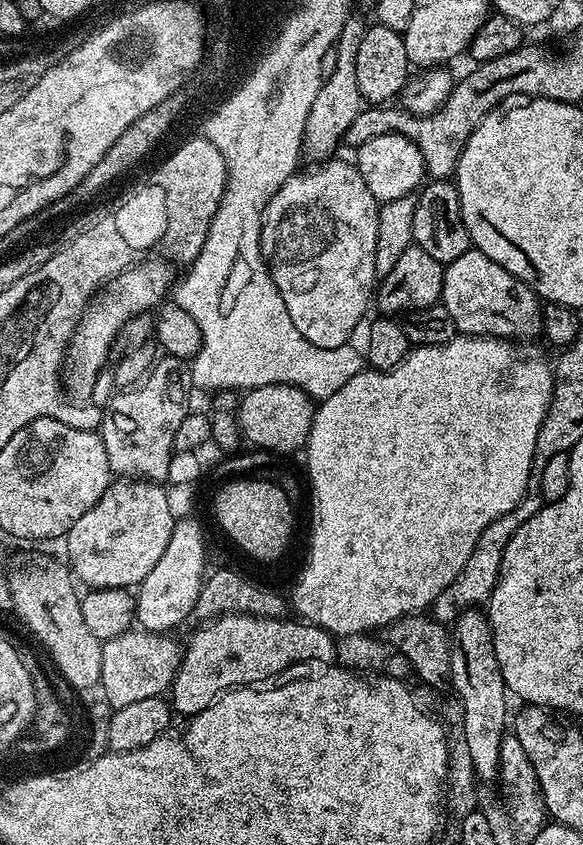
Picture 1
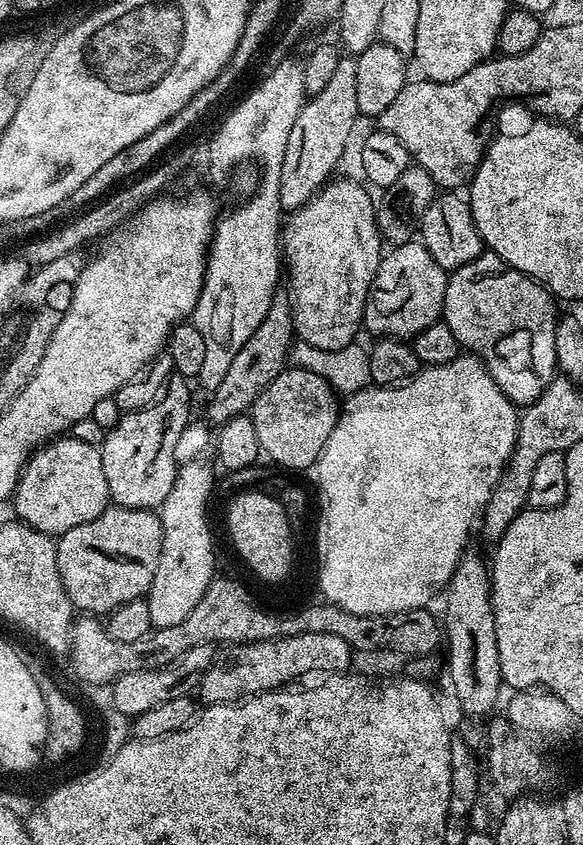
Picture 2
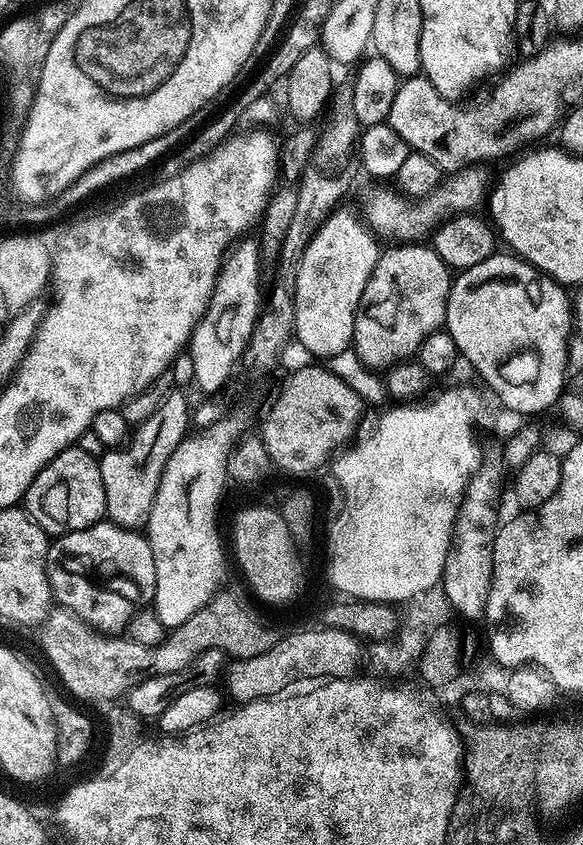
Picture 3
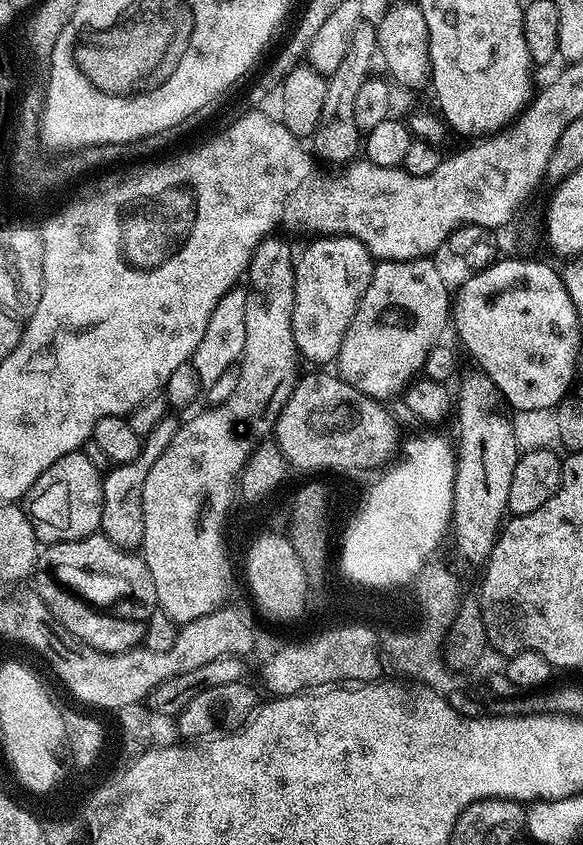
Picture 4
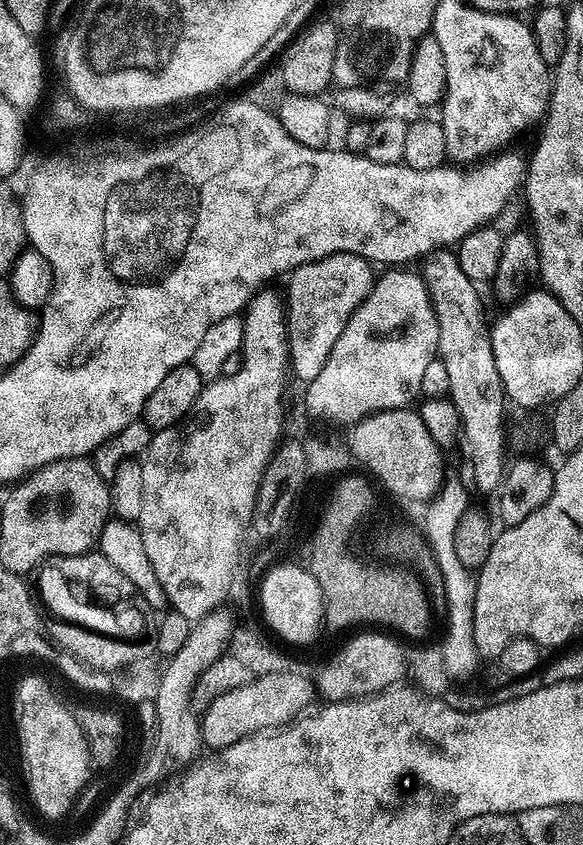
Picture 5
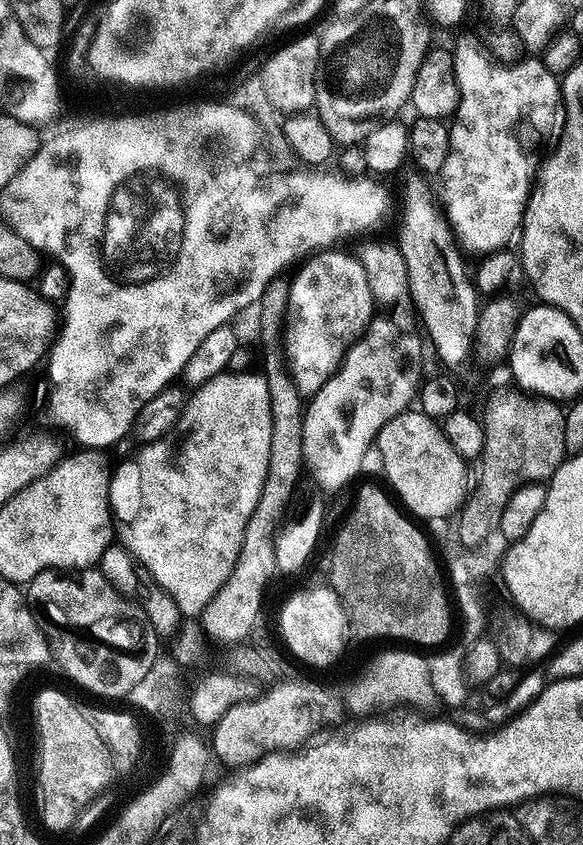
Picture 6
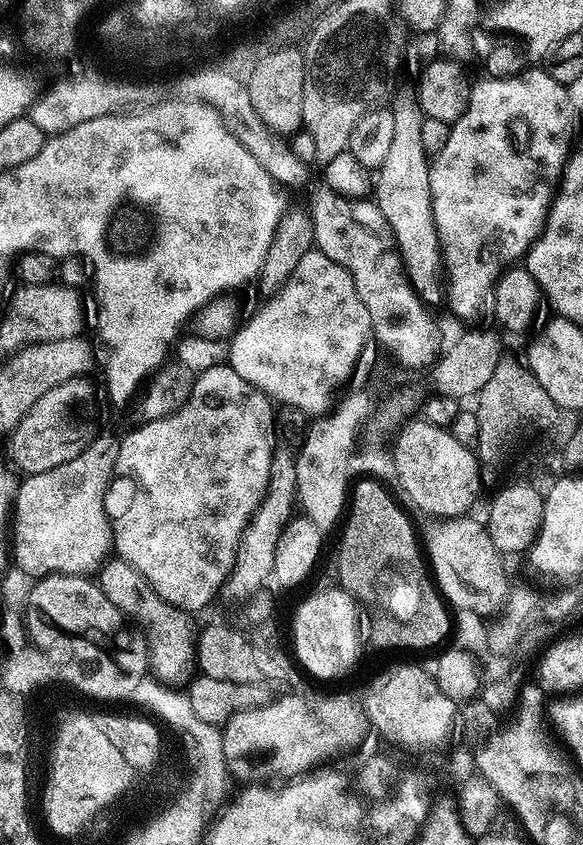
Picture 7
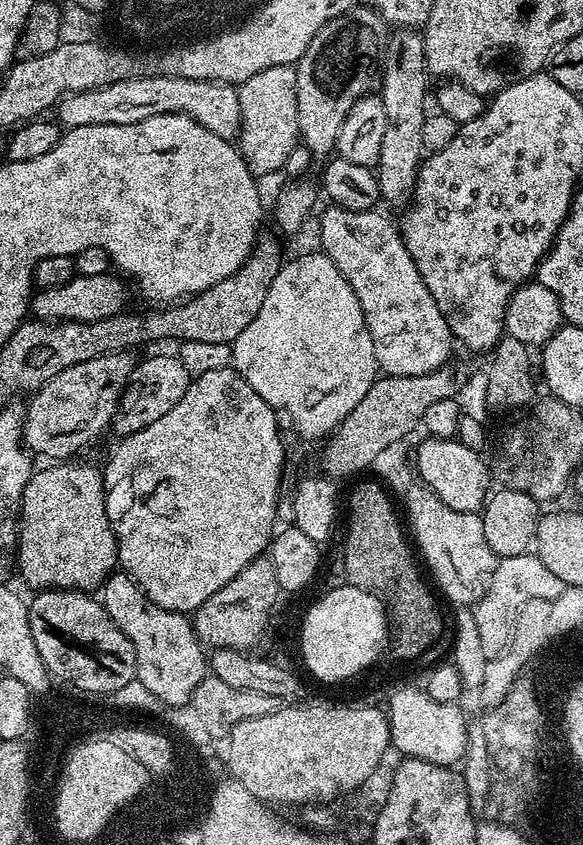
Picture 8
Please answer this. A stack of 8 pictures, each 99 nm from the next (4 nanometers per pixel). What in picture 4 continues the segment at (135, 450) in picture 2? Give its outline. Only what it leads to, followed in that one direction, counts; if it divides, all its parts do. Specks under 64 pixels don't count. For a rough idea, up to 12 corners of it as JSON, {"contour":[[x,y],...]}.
{"contour":[[172,414],[140,453],[103,477],[99,531],[114,546],[144,543],[142,486],[178,427]]}

